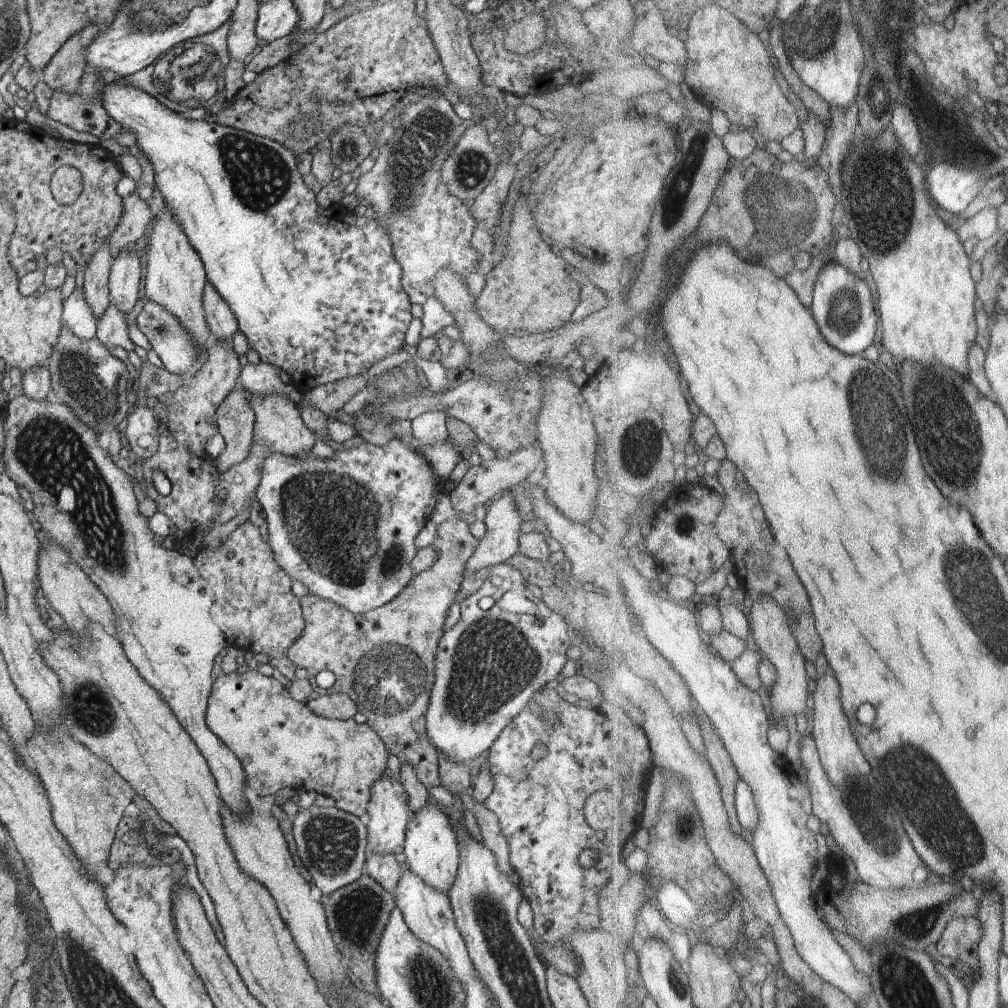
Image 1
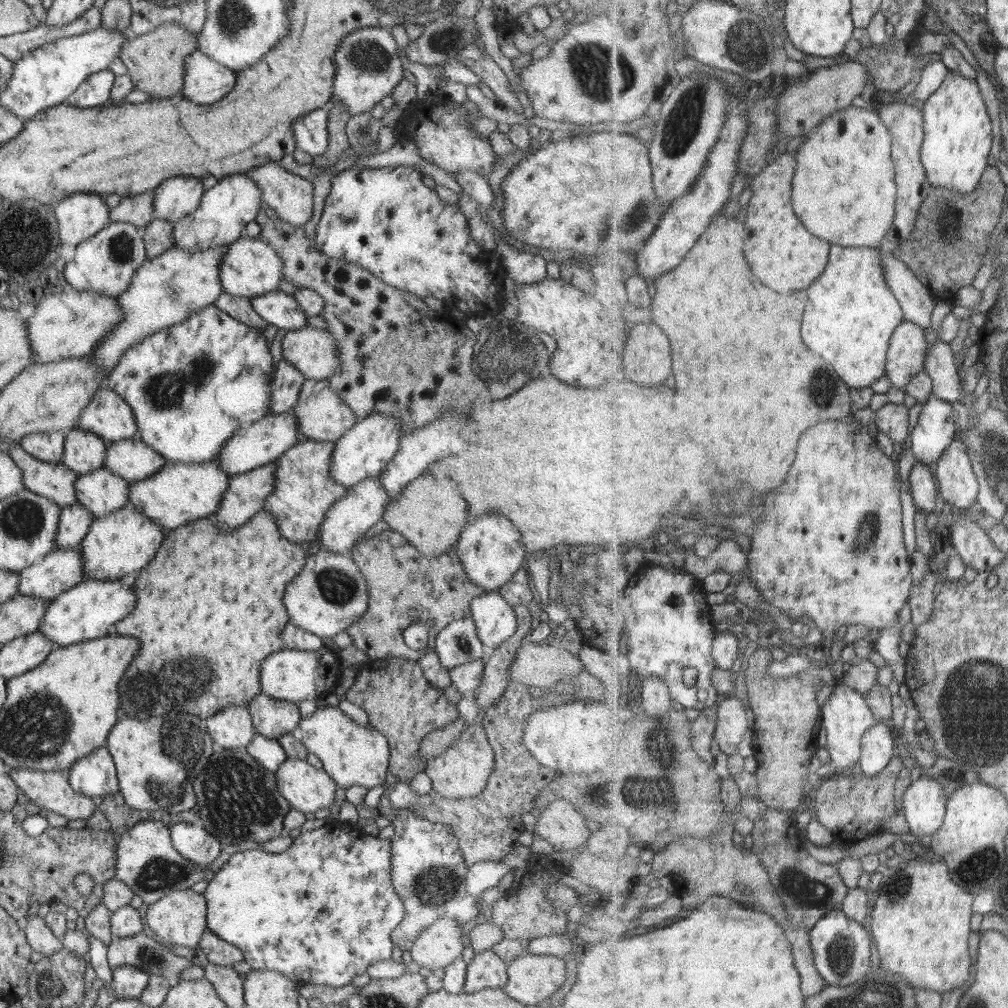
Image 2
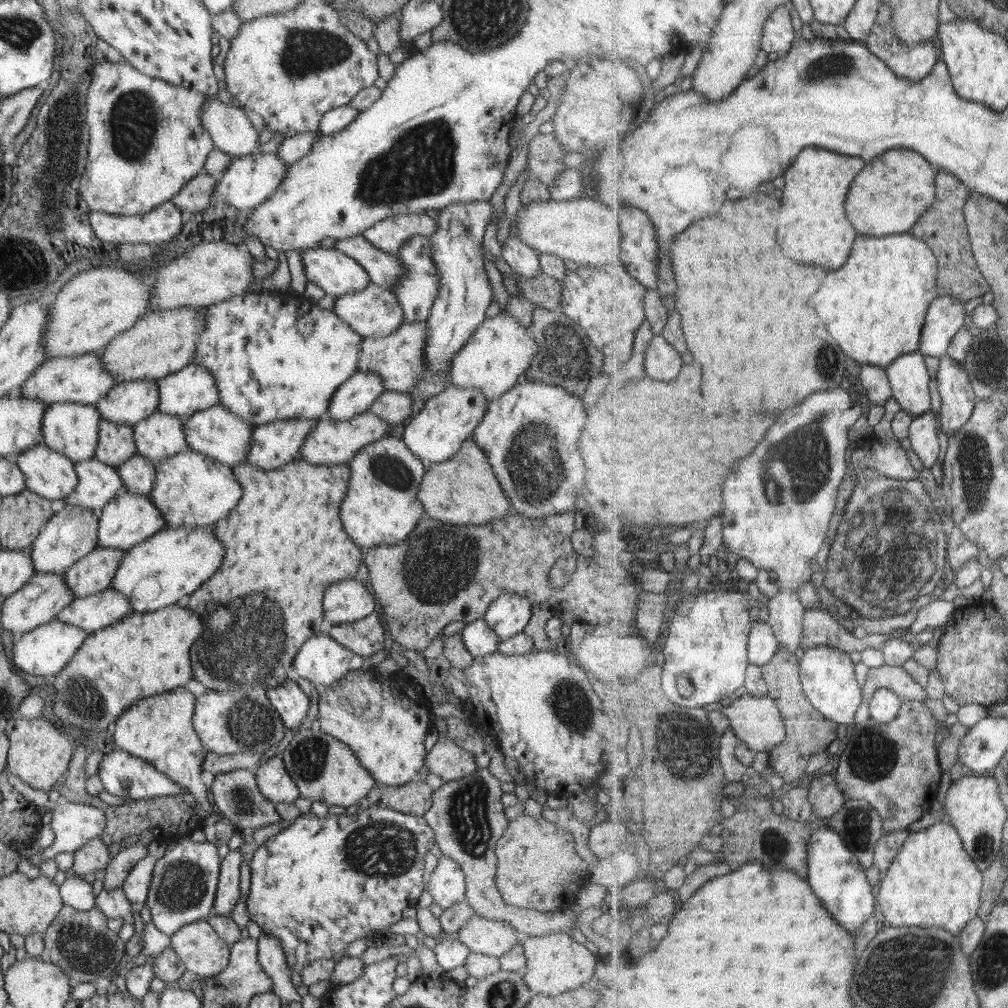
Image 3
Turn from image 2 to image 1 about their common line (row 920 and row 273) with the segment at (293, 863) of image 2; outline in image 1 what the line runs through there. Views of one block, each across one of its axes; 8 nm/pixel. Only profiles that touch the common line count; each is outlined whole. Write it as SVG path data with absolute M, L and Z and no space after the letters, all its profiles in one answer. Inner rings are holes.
M98 74L97 86L101 88L101 99L104 110L118 124L122 130L132 132L136 136L136 145L144 152L150 160L155 172L155 183L157 184L165 200L165 206L172 213L173 219L179 224L188 242L197 250L201 256L208 282L221 294L221 297L229 304L241 330L249 343L249 348L258 352L262 361L279 366L286 370L296 380L296 384L312 389L321 384L328 384L342 378L348 378L362 374L370 366L390 354L399 352L399 348L405 344L404 334L412 320L412 302L402 288L402 269L396 262L393 253L393 240L390 232L383 227L374 216L365 214L357 218L353 211L341 206L339 203L330 205L324 209L316 200L316 190L312 190L304 183L295 163L295 154L279 142L268 137L252 134L250 131L227 127L221 125L220 120L202 119L195 120L182 116L163 105L156 97L148 91L132 86L116 83L116 77Z

